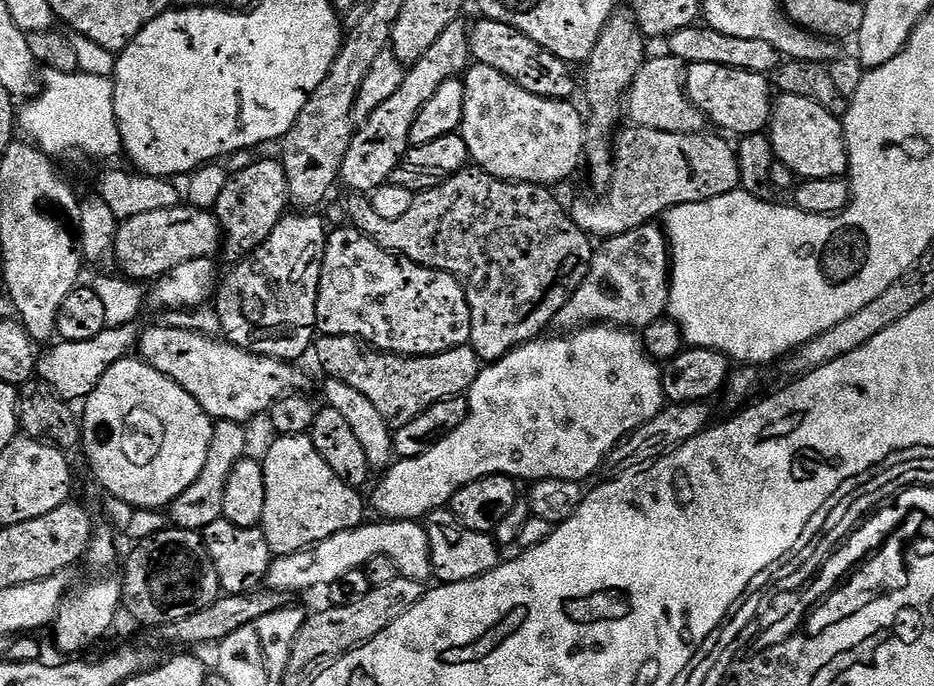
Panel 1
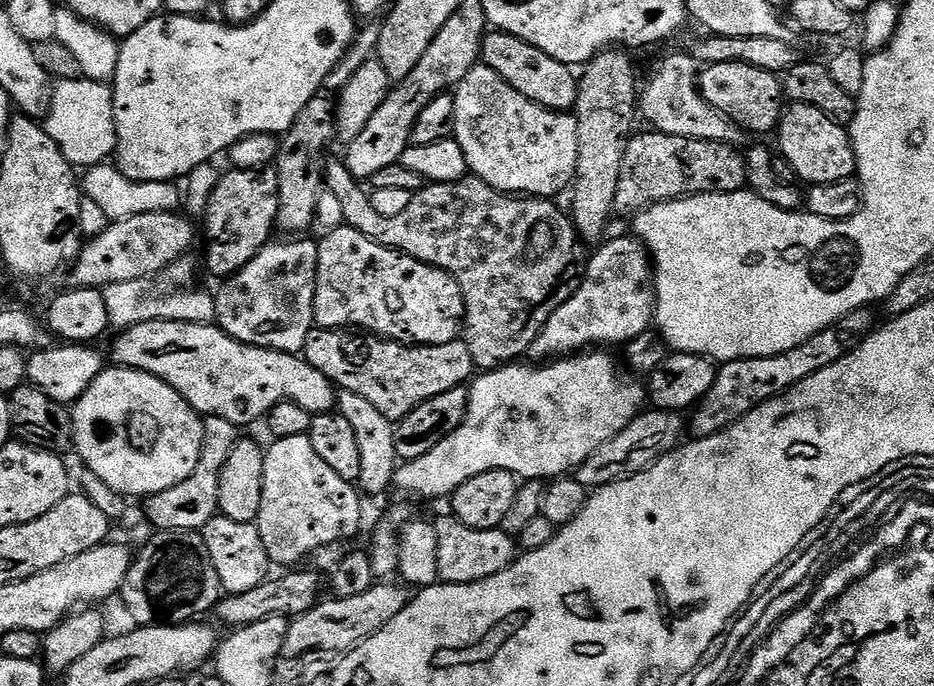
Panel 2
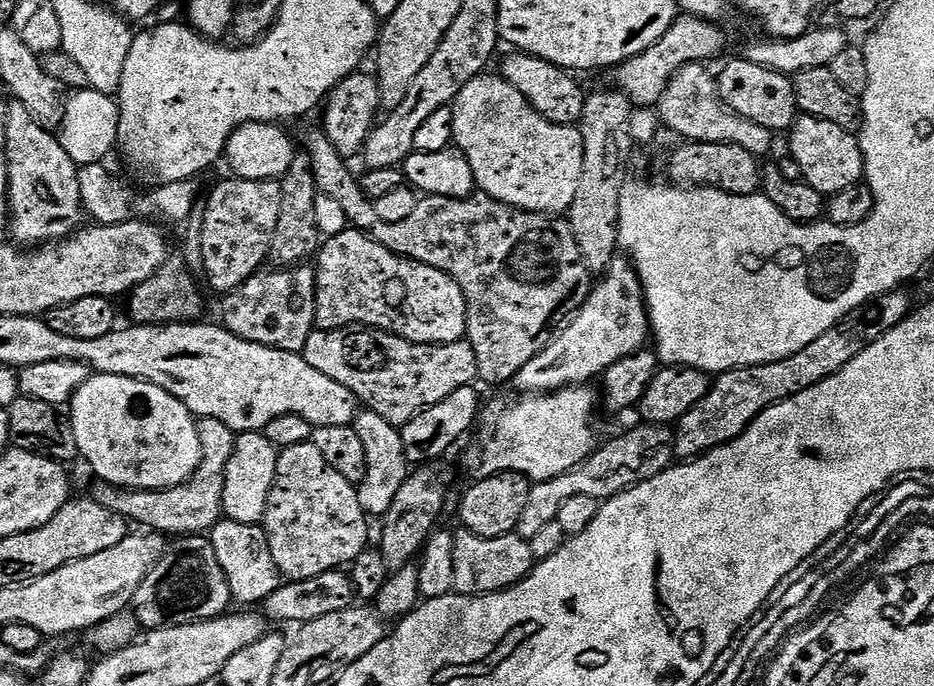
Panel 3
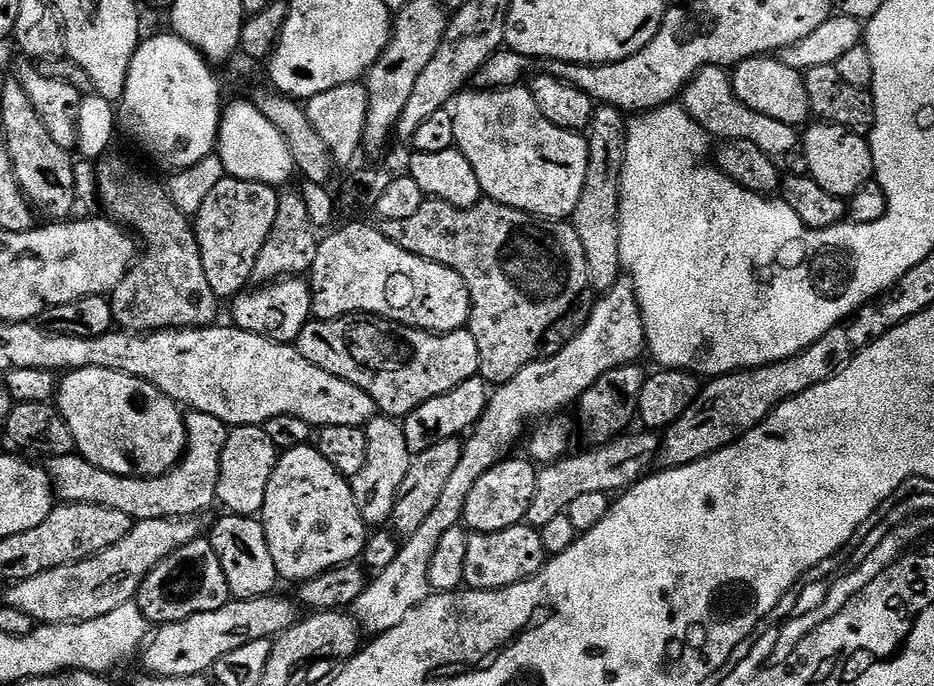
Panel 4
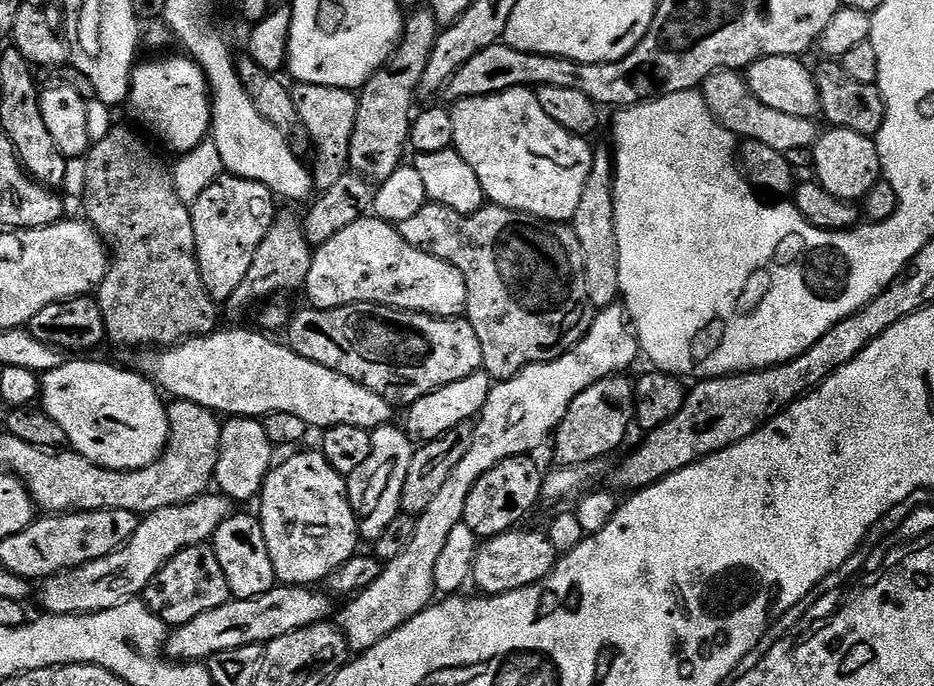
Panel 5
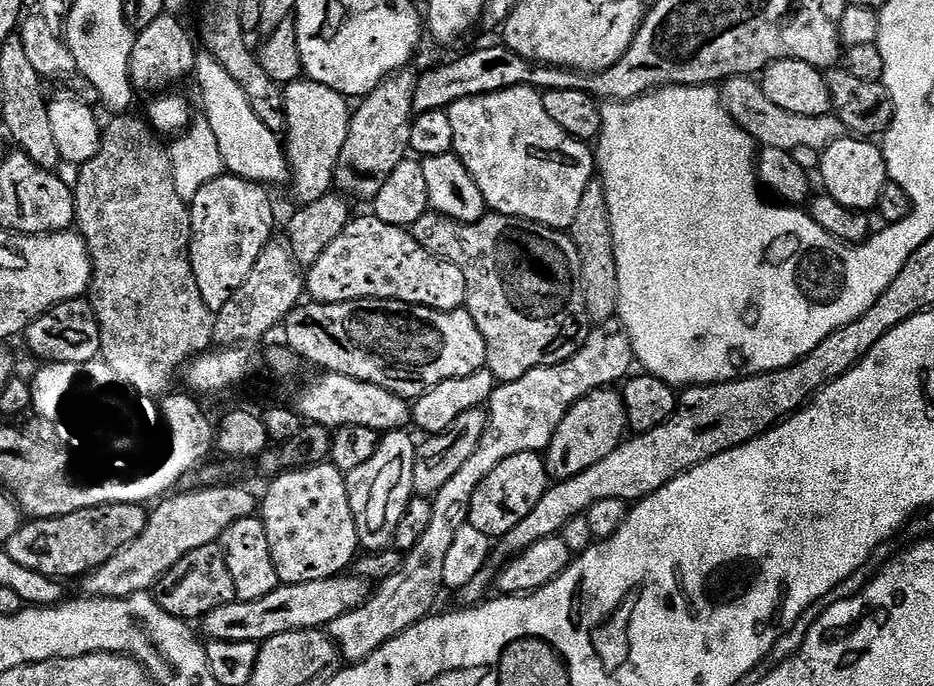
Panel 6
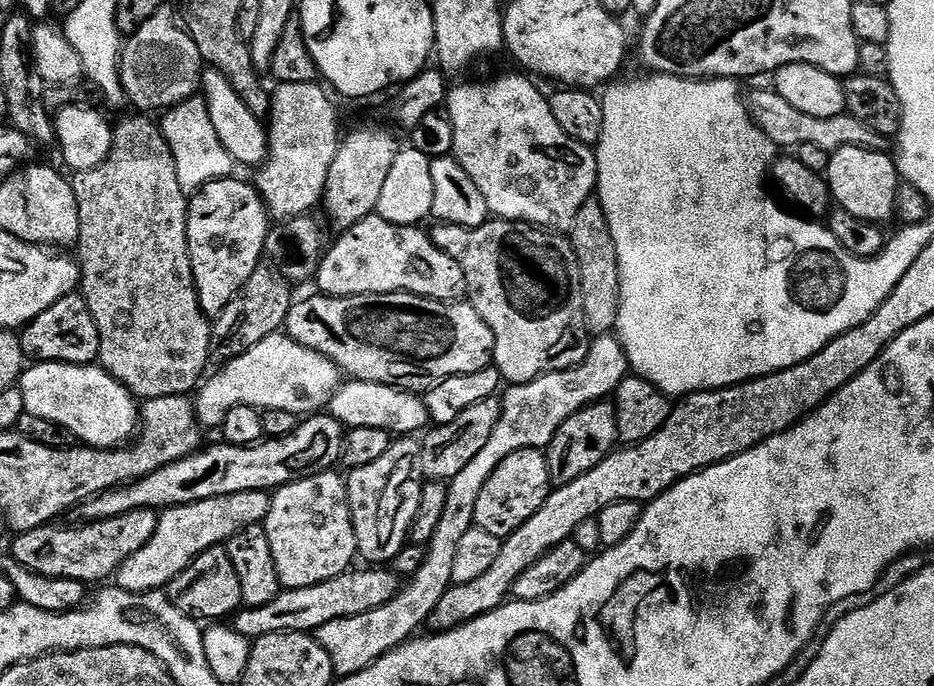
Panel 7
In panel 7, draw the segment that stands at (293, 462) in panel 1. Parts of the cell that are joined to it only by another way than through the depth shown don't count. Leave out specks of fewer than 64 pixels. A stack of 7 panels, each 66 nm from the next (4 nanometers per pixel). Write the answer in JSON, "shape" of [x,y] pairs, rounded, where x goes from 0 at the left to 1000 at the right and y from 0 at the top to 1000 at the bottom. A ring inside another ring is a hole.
{"shape":[[[352,685],[342,688],[335,694],[323,694],[319,700],[312,700],[308,706],[303,706],[300,711],[290,719],[291,736],[287,745],[287,752],[283,757],[282,765],[285,773],[285,784],[289,784],[289,802],[293,806],[293,825],[298,831],[298,843],[304,857],[322,857],[323,854],[336,854],[340,848],[350,848],[353,843],[362,843],[362,837],[374,832],[378,827],[377,815],[382,815],[381,780],[379,778],[379,761],[375,749],[373,736],[373,707],[367,692],[363,694],[363,687]]]}

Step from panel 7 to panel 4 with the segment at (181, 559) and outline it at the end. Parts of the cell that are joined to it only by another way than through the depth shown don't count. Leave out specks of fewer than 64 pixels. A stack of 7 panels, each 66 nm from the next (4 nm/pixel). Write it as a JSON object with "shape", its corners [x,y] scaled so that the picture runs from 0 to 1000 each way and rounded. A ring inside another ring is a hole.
{"shape":[[[208,752],[147,758],[131,790],[113,802],[91,816],[36,837],[36,843],[16,847],[3,879],[15,889],[24,889],[24,895],[32,895],[40,911],[77,910],[81,904],[109,901],[109,895],[118,895],[118,889],[145,876],[152,848],[173,813],[199,796],[199,790],[215,786],[214,761]]]}

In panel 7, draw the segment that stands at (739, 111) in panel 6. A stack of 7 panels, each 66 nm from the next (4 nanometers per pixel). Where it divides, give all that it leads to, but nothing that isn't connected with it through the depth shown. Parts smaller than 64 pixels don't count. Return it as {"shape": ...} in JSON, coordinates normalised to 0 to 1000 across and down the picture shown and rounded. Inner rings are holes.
{"shape":[[[830,131],[800,136],[799,153],[805,176],[825,201],[828,210],[839,219],[851,219],[857,208],[867,208],[888,224],[906,213],[945,222],[952,214],[950,210],[953,210],[952,200],[941,198],[933,181],[926,181],[924,175],[907,166],[893,172],[870,172],[868,166],[859,166],[859,160],[850,160],[850,155],[846,155],[846,149],[842,149],[842,143],[834,140]]]}

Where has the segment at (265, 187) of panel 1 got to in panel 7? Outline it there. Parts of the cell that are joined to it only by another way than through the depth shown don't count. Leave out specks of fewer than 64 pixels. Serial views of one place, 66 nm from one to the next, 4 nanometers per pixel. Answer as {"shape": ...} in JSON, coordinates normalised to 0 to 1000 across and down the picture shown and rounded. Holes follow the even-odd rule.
{"shape":[[[241,259],[219,268],[201,293],[201,369],[212,440],[219,461],[238,458],[259,423],[264,407],[279,389],[283,354],[289,334],[287,302],[269,267]]]}

